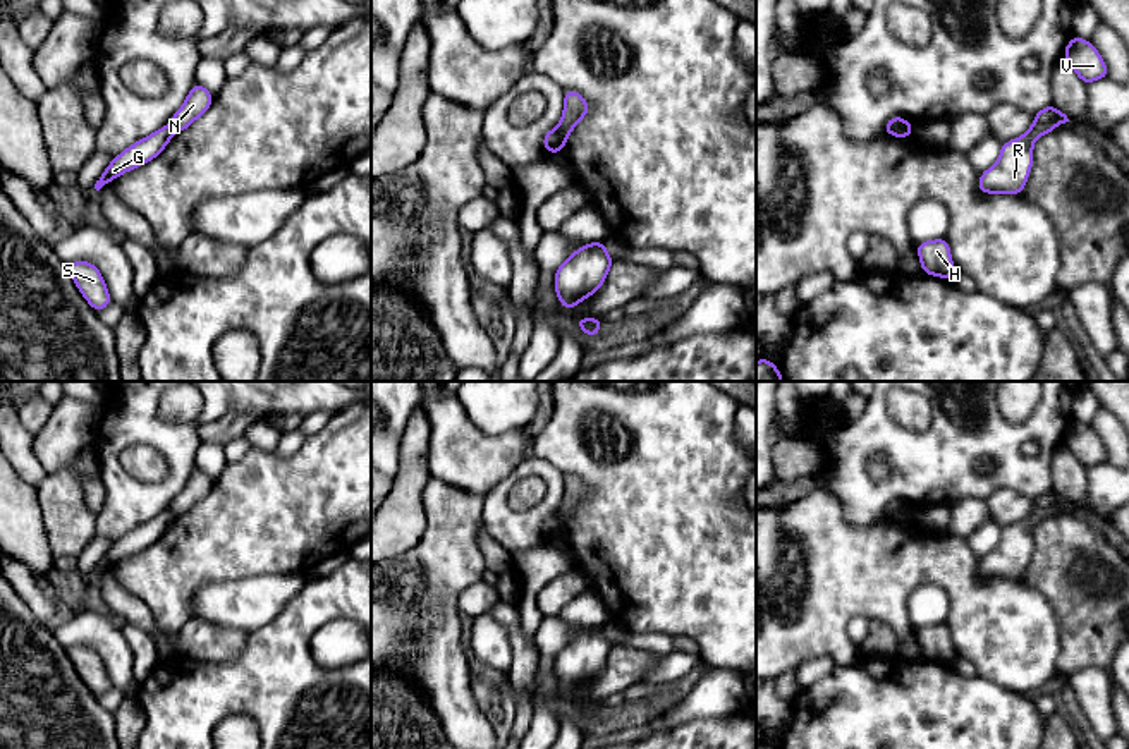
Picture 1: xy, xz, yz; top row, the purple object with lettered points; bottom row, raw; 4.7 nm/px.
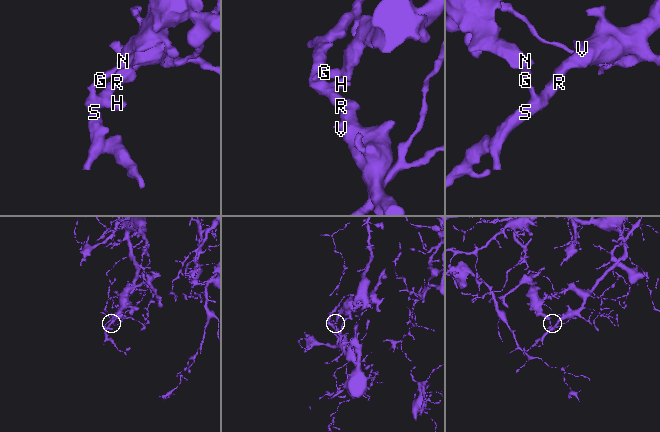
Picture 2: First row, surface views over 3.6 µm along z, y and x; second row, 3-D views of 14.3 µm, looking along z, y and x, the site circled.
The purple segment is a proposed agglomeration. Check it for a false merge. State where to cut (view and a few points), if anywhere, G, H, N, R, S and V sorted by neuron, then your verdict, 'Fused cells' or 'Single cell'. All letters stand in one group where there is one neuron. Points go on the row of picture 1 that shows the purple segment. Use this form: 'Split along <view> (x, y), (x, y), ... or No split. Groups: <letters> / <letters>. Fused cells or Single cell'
Split along yz (911, 126), (897, 126), (889, 133). Groups: G H R S V / N. Fused cells

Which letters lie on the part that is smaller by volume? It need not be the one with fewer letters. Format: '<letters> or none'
N

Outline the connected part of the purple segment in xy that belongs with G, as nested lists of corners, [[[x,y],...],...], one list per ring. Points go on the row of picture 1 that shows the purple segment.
[[[165,125],[156,132],[136,141],[127,149],[124,149],[119,156],[112,158],[107,170],[98,177],[95,189],[100,191],[103,186],[117,179],[119,175],[137,168],[153,158],[156,158],[168,141],[175,136],[172,125]]]

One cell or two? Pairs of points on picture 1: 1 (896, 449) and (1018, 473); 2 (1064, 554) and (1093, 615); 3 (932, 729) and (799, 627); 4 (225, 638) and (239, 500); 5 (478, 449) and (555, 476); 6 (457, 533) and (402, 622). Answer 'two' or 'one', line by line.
1: one
2: one
3: two
4: two
5: two
6: one

